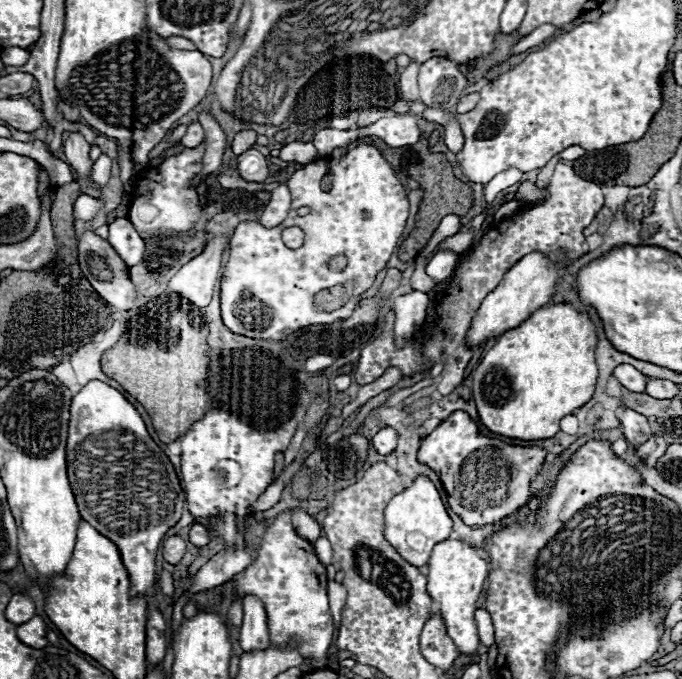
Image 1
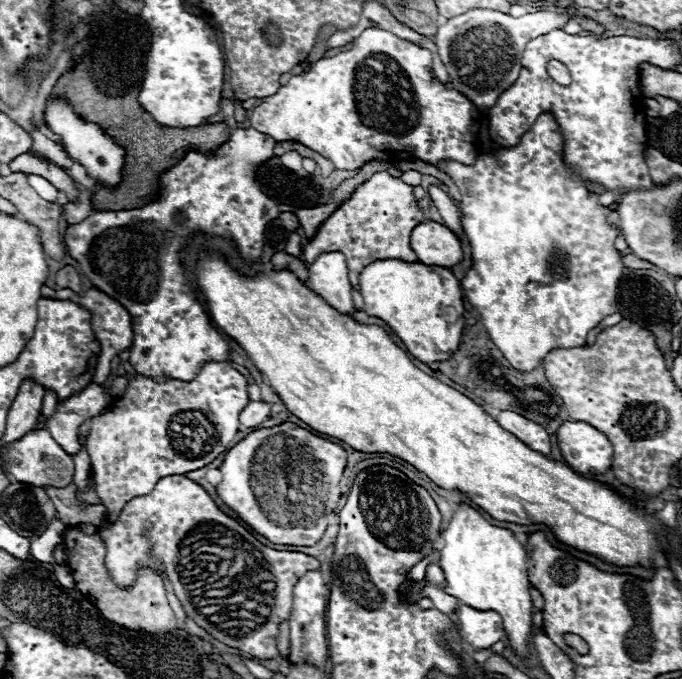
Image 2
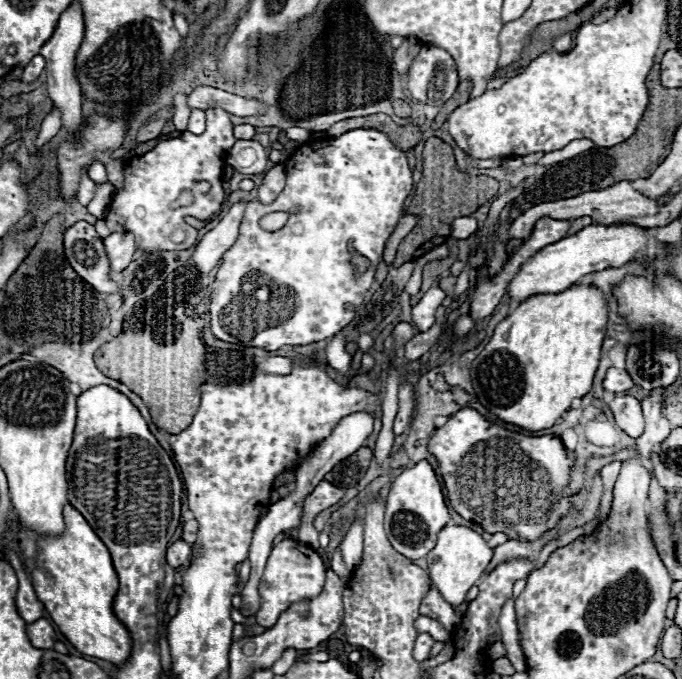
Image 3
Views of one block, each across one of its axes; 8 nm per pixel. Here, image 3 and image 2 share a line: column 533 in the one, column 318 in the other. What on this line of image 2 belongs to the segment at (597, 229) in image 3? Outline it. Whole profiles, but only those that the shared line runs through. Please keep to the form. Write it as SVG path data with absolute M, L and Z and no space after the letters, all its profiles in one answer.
M326 252L316 258L316 262L308 268L308 288L324 298L334 310L342 314L352 314L354 300L352 300L352 286L348 280L348 264L344 254L340 252Z

